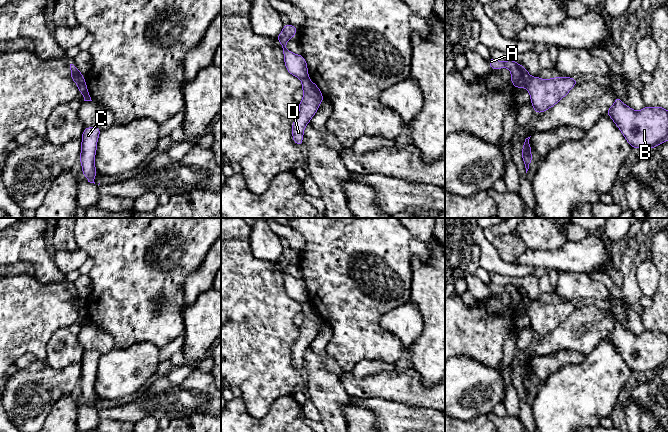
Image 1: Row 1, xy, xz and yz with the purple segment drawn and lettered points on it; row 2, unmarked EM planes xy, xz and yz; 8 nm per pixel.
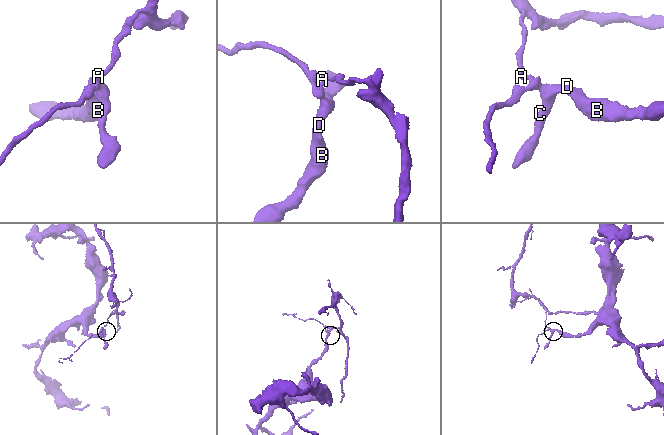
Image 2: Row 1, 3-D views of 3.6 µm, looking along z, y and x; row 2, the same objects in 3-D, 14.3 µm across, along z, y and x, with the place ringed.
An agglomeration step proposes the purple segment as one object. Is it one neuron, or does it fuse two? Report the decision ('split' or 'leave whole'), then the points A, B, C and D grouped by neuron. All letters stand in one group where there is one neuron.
split | A / B C D

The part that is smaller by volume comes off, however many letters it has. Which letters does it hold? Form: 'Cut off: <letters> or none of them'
Cut off: A

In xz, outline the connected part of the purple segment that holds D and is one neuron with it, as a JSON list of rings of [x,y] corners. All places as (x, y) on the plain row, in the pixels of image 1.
[[[309,301],[301,304],[302,314],[304,316],[303,323],[299,326],[299,337],[295,341],[292,348],[292,361],[294,367],[302,371],[303,358],[306,349],[316,338],[324,321],[318,312]]]

